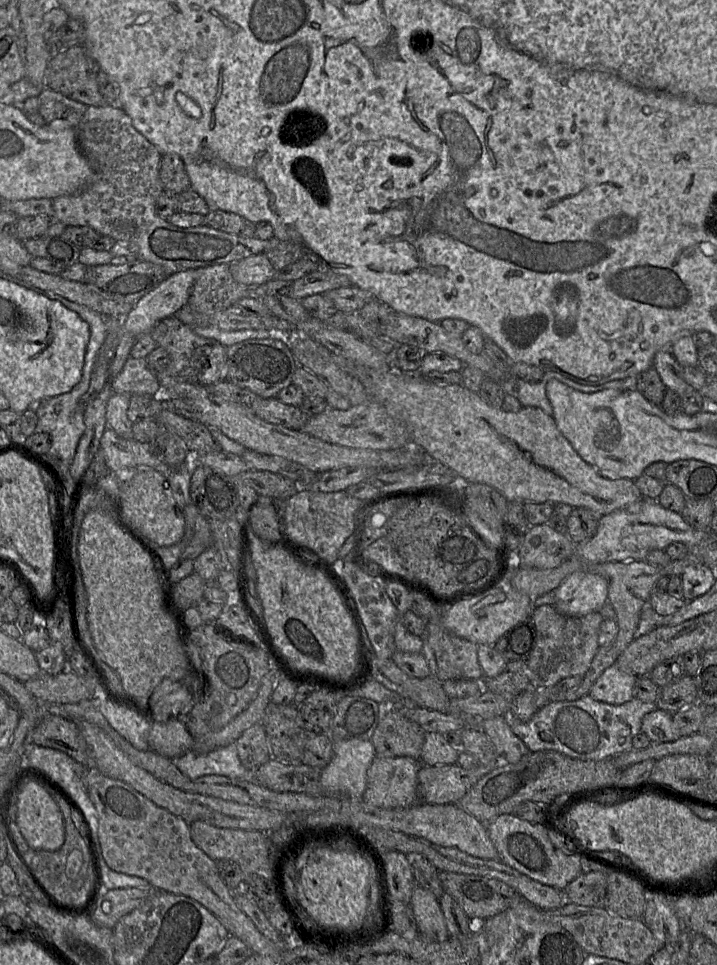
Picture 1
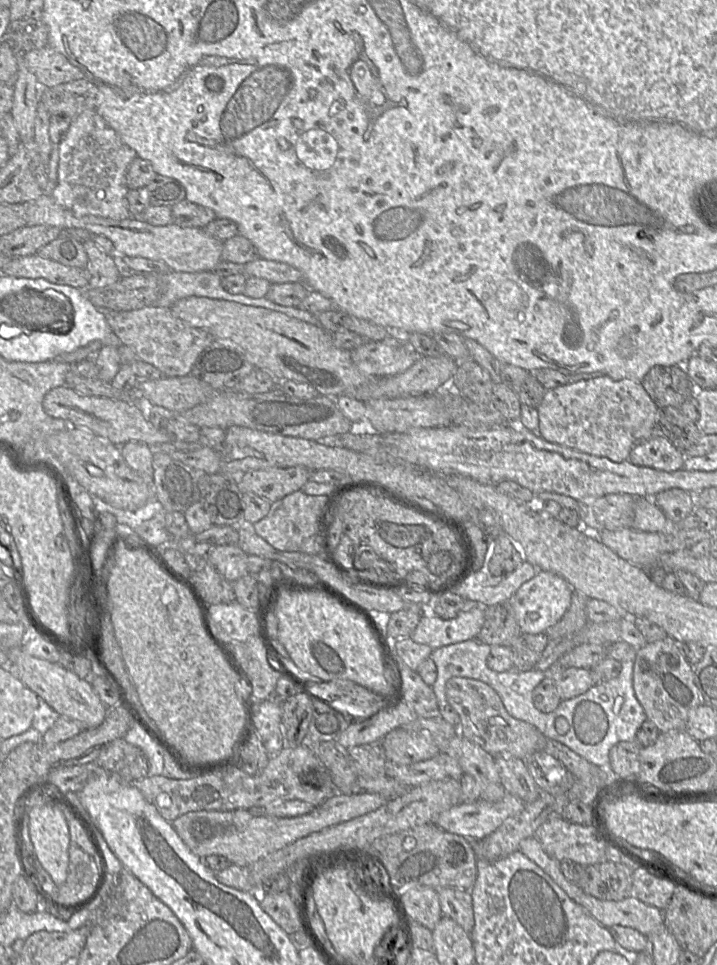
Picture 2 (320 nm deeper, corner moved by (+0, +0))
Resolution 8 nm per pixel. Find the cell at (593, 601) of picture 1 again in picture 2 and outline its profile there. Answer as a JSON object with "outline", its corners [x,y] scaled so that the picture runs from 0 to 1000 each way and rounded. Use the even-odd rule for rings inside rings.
{"outline":[[[750,592],[742,600],[727,606],[709,624],[728,656],[752,657],[760,656],[787,638],[795,629],[798,615],[798,608],[778,595]]]}

